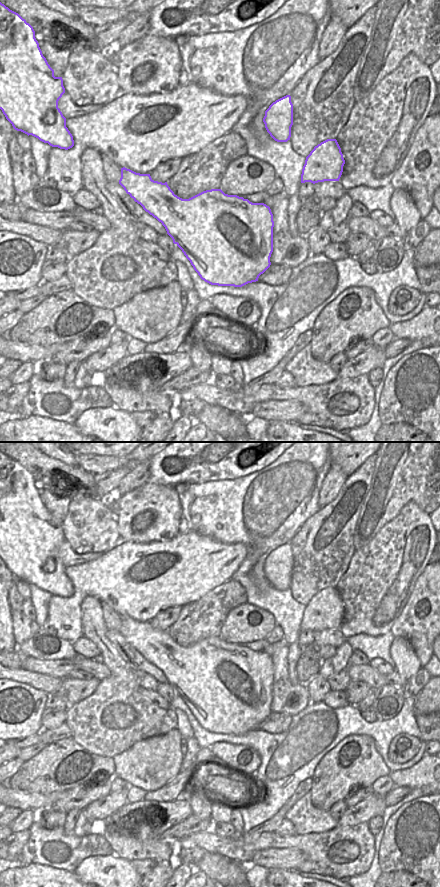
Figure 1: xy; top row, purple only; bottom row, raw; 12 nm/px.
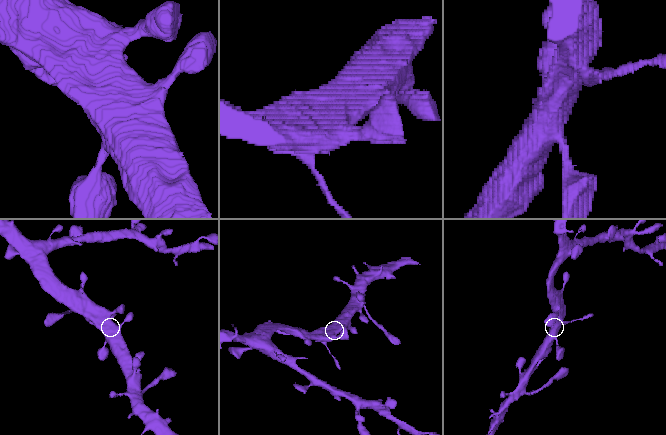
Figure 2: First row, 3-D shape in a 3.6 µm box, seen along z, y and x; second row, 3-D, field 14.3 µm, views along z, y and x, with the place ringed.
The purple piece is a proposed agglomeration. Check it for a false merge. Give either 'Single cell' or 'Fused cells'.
Single cell.

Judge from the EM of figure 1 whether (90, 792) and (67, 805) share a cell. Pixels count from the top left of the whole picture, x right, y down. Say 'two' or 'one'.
one

